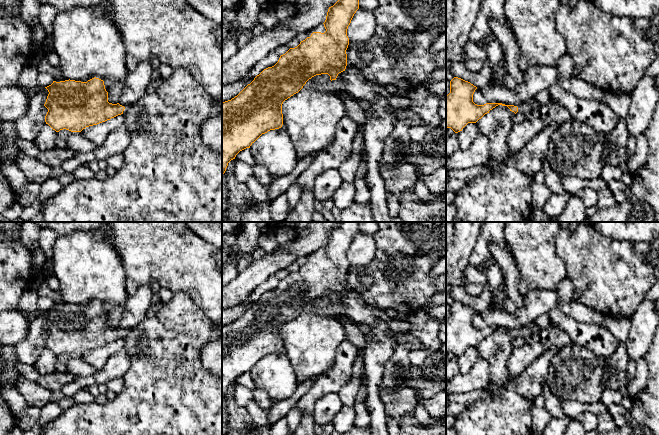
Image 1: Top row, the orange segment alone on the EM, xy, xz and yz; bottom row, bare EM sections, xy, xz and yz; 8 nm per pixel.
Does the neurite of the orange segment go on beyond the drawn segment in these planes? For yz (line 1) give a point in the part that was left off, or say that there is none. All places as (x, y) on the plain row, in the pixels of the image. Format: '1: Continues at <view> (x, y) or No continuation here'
1: Continues at yz (530, 330)

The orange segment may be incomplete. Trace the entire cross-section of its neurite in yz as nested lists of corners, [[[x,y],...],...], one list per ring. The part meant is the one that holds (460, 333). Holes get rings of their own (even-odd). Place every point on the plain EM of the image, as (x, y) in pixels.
[[[458,301],[450,305],[450,317],[446,320],[446,352],[451,352],[458,357],[468,347],[476,347],[498,329],[507,330],[515,338],[520,335],[524,339],[535,337],[541,330],[535,322],[528,323],[518,330],[502,327],[477,329],[473,326],[476,313],[476,310]]]

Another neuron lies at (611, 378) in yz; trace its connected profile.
[[[598,356],[599,362],[602,366],[602,386],[603,389],[618,390],[626,381],[628,371],[617,371],[608,363],[608,358]]]

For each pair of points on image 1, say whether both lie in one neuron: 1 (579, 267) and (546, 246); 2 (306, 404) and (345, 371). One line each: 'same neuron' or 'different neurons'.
1: different neurons
2: same neuron

